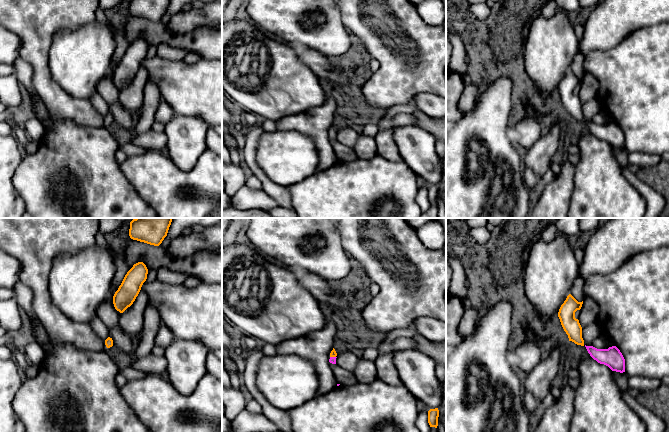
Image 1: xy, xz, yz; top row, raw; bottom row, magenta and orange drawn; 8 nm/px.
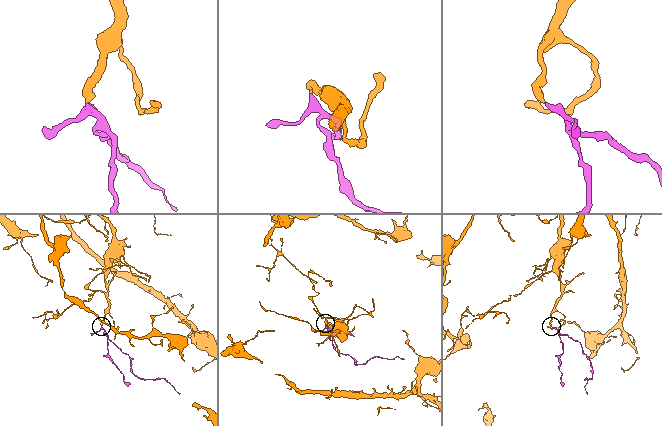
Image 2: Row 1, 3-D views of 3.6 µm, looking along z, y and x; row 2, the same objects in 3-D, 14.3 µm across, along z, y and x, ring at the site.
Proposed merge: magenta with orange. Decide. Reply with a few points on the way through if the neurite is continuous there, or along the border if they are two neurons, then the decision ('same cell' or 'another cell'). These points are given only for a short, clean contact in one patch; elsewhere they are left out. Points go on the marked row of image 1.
runs through xz (332, 360), (333, 357), (333, 353); same cell

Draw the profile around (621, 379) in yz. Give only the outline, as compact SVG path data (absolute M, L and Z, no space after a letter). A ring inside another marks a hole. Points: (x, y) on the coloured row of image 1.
M612 371L612 375L619 387L619 389L621 390L621 392L628 392L629 387L628 387L628 377L625 374L625 372L620 373L620 372L616 372L616 371Z

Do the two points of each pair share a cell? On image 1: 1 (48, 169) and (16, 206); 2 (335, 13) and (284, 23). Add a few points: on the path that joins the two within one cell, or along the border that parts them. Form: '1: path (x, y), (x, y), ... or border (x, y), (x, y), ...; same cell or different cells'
1: border (13, 177), (13, 187), (26, 207); different cells
2: path (325, 27), (318, 34), (305, 34), (298, 30); same cell

